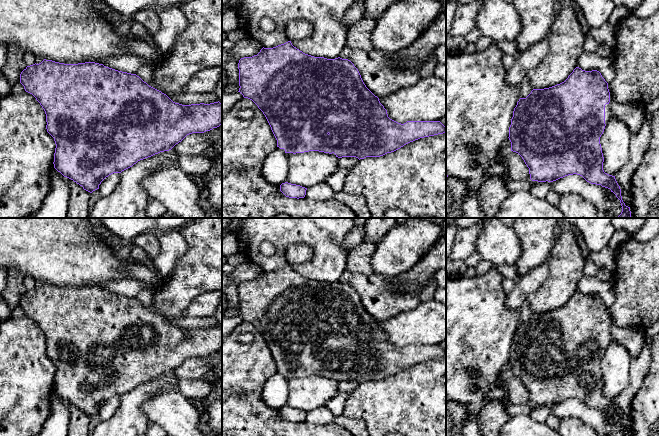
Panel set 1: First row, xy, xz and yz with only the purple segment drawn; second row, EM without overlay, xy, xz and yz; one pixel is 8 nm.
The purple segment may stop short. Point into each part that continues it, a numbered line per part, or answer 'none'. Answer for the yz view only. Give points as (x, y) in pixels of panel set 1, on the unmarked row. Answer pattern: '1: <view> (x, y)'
1: yz (608, 339)

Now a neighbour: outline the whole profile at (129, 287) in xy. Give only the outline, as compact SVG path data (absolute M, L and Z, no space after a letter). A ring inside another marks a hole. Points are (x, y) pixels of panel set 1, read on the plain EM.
M123 278L120 280L107 282L103 289L118 295L136 298L138 293L143 289L149 289L152 292L158 290L163 285L163 280L156 284L149 284L146 281L132 278Z

